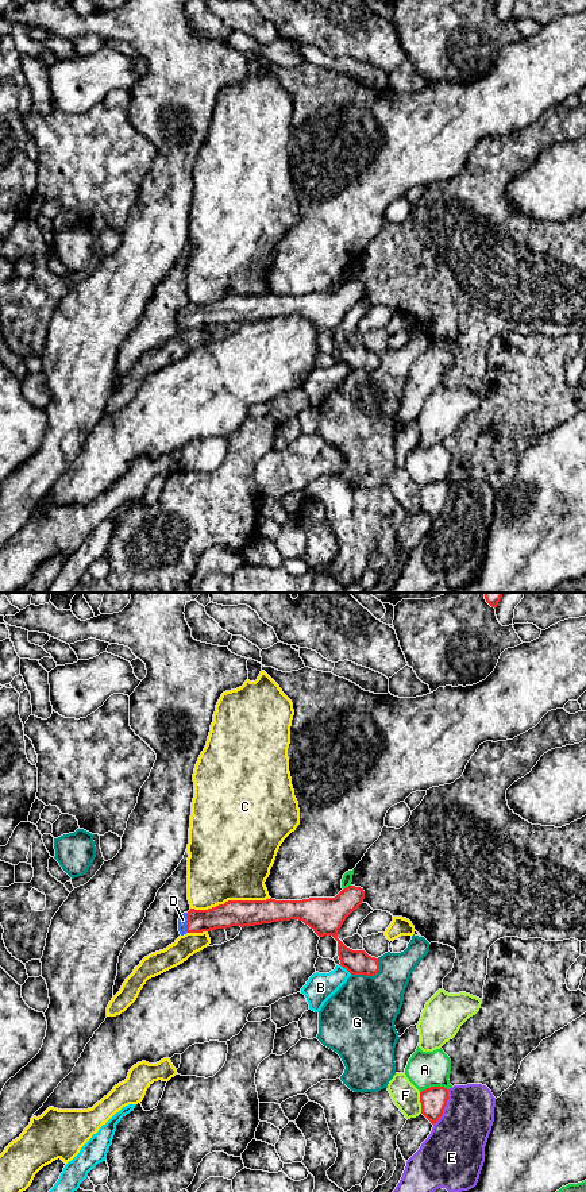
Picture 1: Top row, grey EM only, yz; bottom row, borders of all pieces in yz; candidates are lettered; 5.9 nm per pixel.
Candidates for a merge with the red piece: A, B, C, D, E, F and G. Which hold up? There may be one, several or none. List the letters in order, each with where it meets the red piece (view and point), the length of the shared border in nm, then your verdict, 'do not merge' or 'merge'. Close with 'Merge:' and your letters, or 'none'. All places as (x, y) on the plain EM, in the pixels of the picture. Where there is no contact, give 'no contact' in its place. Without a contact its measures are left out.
A: contact yz (434, 482); length 170 nm; do not merge
B: contact yz (346, 363); length 100 nm; do not merge
C: contact yz (230, 296); length 480 nm; do not merge
D: contact yz (187, 317); length 120 nm; merge
E: contact yz (444, 501); length 240 nm; do not merge
F: contact yz (421, 498); length 130 nm; do not merge
G: contact yz (370, 370); length 190 nm; do not merge
Merge: D

